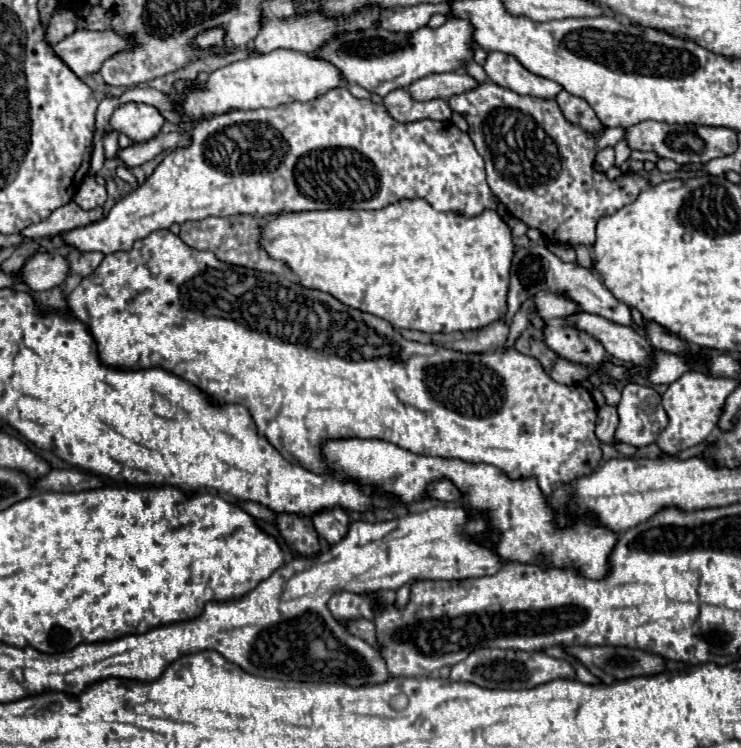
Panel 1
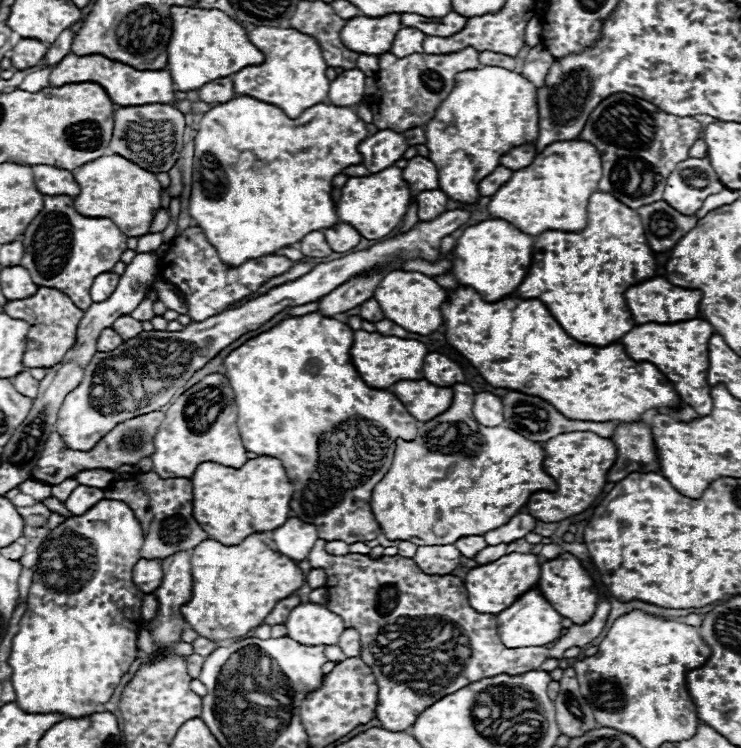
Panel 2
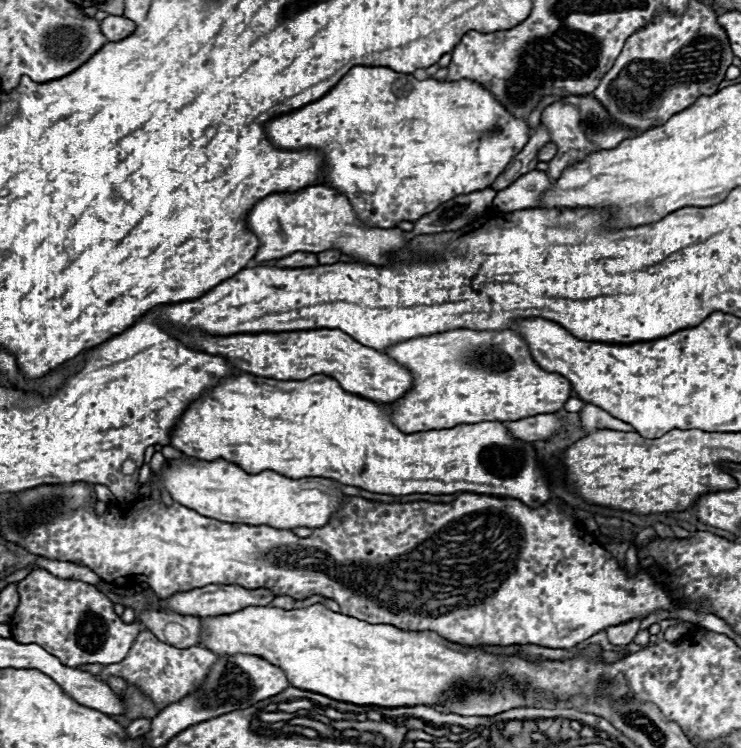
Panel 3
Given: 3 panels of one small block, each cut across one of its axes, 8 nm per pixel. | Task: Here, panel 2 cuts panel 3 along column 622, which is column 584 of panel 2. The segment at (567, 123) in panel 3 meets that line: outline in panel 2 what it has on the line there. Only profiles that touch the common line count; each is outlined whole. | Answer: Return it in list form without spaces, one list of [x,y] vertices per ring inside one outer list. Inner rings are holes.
[[[620,92],[608,96],[592,110],[578,140],[594,144],[602,156],[604,178],[598,190],[610,192],[616,200],[636,210],[662,200],[668,176],[678,162],[688,158],[688,150],[700,138],[702,130],[702,124],[694,118],[666,114],[642,98]]]

